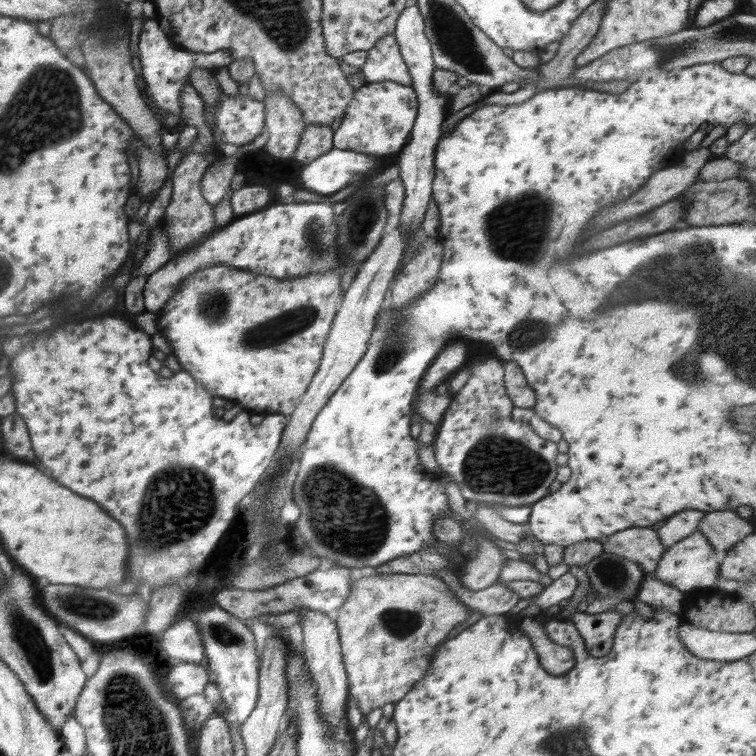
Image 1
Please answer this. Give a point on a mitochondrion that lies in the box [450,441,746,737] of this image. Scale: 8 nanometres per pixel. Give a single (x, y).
(616, 575)

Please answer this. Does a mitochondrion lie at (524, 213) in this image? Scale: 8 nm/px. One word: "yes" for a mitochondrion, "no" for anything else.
yes

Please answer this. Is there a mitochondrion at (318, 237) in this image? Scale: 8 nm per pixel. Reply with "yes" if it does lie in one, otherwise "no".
yes

